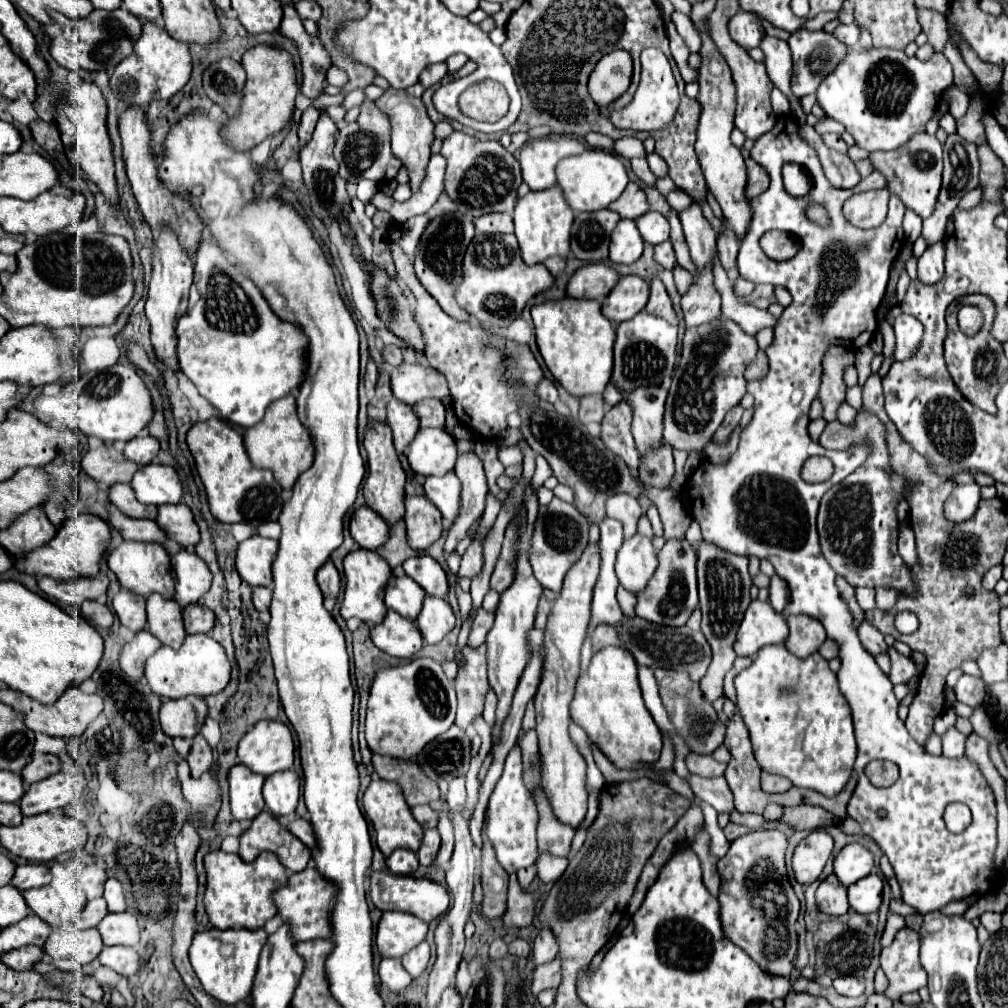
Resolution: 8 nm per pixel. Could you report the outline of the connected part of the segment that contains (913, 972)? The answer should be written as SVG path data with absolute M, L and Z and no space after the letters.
M904 926L896 932L894 942L882 950L880 966L890 982L884 992L886 998L898 1000L904 992L916 992L926 986L928 974L920 964L918 948L918 932Z

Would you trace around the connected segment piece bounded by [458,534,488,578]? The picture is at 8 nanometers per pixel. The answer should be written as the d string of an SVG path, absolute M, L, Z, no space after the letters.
M488 534L482 540L474 540L468 550L462 556L462 564L458 570L458 576L466 576L466 578L476 578L482 572L484 566L484 542L486 542Z

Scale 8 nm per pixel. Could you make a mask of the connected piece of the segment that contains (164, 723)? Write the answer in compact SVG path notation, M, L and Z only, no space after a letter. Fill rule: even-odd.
M194 696L168 700L160 708L160 726L170 738L194 738L198 734L198 720L194 710Z

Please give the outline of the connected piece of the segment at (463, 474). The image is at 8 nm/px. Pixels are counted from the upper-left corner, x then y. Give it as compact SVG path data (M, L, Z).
M466 452L458 456L454 474L462 482L462 508L458 520L452 524L448 540L446 540L446 554L450 554L458 540L462 540L468 532L468 528L474 524L474 520L484 512L484 502L486 502L486 476L480 458L474 452Z

